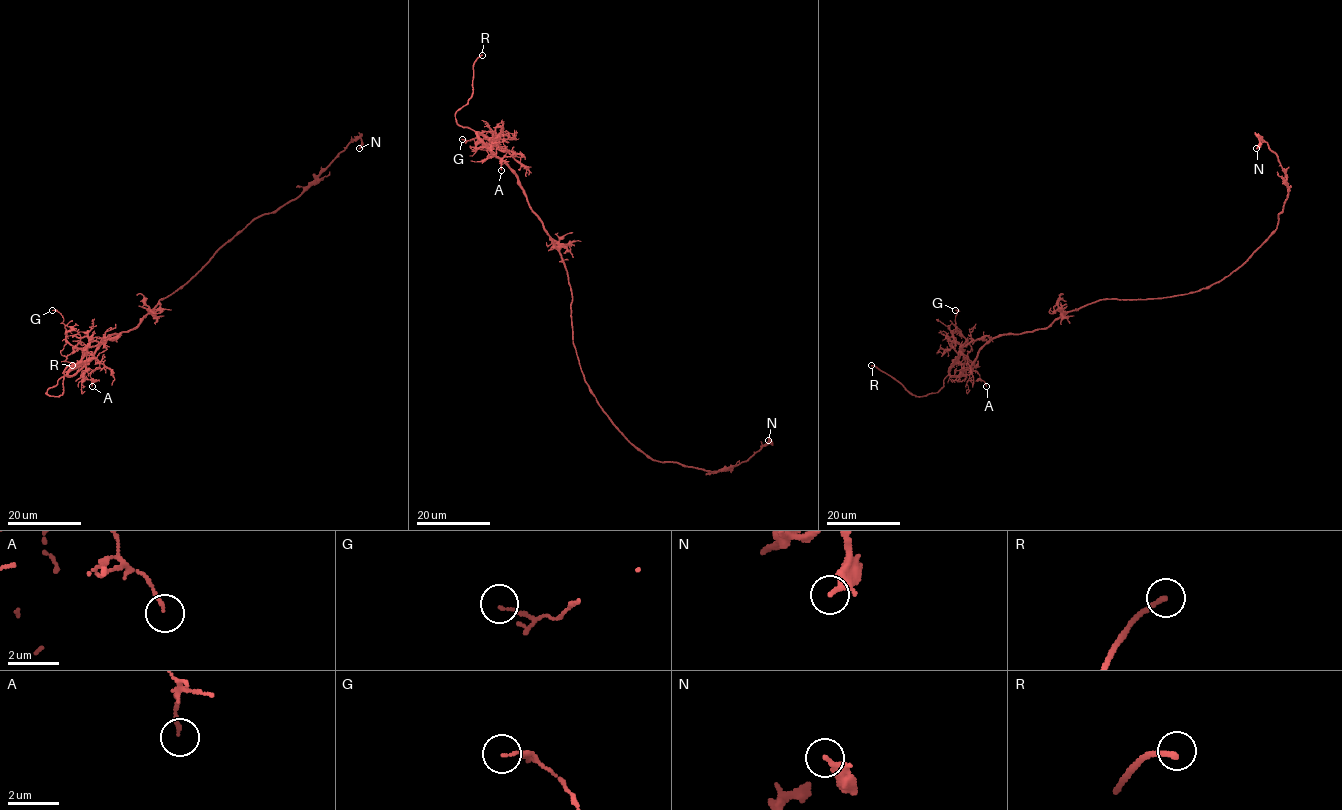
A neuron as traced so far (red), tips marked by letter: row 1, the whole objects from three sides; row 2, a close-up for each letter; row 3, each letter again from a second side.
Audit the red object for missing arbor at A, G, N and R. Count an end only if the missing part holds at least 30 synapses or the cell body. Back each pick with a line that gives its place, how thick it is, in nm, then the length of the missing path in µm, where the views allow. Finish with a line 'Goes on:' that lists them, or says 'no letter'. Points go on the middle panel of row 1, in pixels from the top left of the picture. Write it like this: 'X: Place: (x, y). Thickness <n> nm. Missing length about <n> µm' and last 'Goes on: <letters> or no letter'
R: Place: (482, 55). Thickness 200 nm. Missing length about 15 µm
Goes on: R

